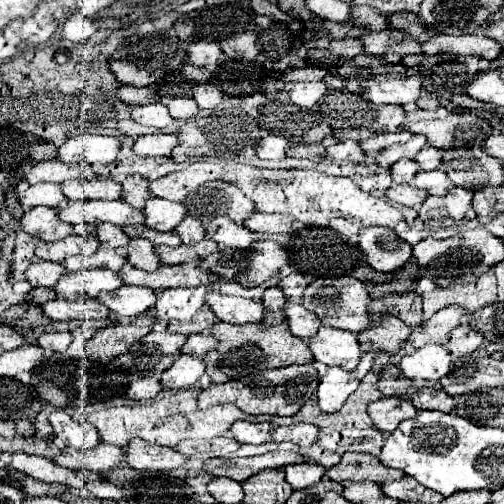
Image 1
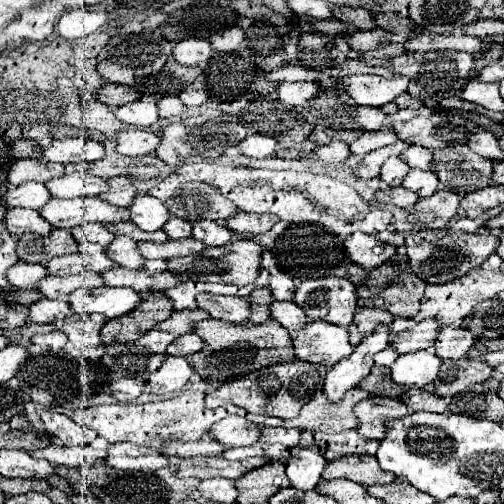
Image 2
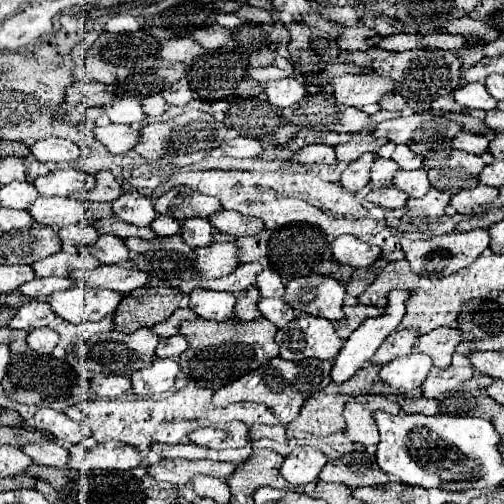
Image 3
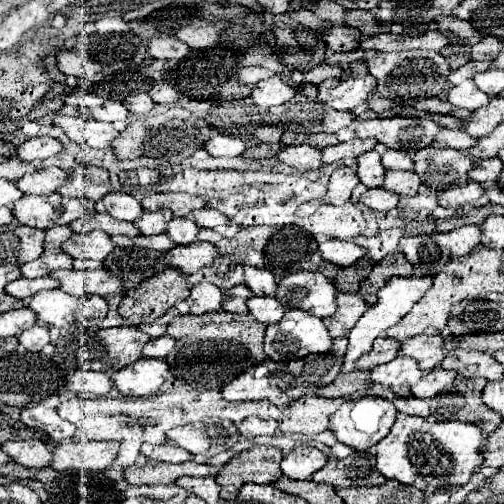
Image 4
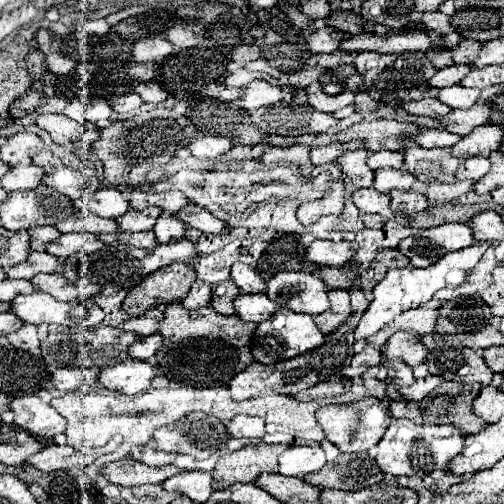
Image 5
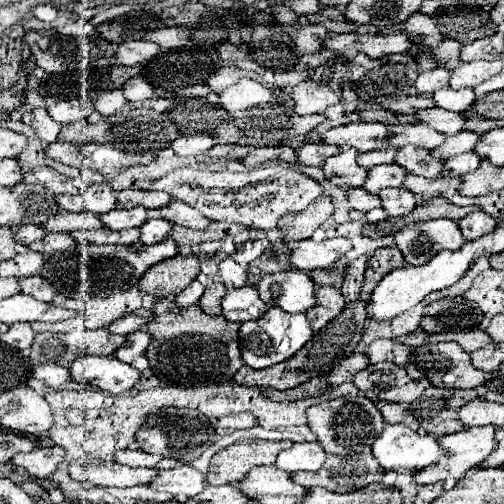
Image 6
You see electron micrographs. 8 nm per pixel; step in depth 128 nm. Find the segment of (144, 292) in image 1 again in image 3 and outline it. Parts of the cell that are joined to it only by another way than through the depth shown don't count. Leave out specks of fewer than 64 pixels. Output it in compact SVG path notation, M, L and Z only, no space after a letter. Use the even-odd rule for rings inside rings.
M68 288L62 292L52 292L46 296L52 312L66 322L84 324L98 322L104 316L116 312L122 296L114 290L96 290L96 288Z

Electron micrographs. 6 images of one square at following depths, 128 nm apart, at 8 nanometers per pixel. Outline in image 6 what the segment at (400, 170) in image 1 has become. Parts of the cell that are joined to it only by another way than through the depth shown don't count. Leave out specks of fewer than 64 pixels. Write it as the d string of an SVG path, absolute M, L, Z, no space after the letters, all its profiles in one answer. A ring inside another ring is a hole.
M342 148L336 156L326 158L326 162L322 166L324 176L340 188L364 184L366 170L356 164L356 158L358 158L356 148Z

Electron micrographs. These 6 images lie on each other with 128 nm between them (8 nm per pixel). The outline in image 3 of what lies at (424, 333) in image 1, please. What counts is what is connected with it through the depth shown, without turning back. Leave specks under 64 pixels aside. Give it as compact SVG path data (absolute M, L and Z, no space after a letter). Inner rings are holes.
M396 330L392 332L384 344L376 350L376 354L372 356L372 364L386 364L390 360L394 360L396 356L402 354L410 354L414 350L414 342L418 338L416 330Z

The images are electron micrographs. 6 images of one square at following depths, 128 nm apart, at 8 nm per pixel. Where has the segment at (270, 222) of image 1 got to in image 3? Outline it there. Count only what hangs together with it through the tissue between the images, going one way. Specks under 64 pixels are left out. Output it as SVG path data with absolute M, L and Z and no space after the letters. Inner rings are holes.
M220 210L220 212L212 214L208 220L214 224L214 228L218 232L232 234L232 236L254 236L254 234L262 232L262 228L264 228L262 220L252 218L252 216L242 216L232 210L230 212Z

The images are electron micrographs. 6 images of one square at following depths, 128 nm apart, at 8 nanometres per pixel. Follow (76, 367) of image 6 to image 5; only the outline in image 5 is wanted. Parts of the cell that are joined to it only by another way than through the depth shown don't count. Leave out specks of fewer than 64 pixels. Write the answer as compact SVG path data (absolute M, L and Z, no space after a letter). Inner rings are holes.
M124 360L120 364L100 368L98 380L104 388L108 388L112 392L134 396L138 392L148 390L154 376L156 376L154 368L148 362Z

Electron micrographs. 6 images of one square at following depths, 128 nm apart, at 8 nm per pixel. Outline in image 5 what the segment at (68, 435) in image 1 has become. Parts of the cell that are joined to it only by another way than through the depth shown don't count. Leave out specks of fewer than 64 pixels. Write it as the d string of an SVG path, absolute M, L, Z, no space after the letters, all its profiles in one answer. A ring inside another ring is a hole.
M34 394L12 398L10 410L14 412L14 424L32 436L52 438L62 434L66 428L66 420L50 404L42 402Z

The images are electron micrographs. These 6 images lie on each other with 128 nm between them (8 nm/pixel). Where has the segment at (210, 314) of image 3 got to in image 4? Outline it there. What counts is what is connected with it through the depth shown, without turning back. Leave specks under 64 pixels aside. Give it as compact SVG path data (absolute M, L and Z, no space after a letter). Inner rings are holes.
M200 282L190 288L190 296L186 298L192 314L206 314L222 310L222 290L210 282Z

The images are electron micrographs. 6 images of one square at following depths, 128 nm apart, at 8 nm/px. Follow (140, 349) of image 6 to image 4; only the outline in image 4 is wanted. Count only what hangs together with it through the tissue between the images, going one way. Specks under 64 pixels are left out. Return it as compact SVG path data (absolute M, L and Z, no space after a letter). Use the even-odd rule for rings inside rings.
M170 336L152 338L152 340L144 346L144 358L164 358L174 346L176 346L176 340L170 338Z

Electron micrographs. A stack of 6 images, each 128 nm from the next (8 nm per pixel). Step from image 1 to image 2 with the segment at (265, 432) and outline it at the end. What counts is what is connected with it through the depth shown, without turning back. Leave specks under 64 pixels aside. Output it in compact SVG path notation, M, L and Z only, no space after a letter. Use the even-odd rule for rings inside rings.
M230 416L230 418L216 422L210 428L210 436L226 448L234 448L234 446L250 446L258 442L260 430L254 422L242 416Z

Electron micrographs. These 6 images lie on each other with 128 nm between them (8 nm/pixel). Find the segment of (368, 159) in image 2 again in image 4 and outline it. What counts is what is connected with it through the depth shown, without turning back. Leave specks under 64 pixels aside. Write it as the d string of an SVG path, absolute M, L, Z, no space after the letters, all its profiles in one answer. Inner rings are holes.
M340 166L334 170L330 182L328 182L328 192L322 204L332 204L332 206L342 206L350 200L352 190L356 188L358 178L356 178L356 166Z

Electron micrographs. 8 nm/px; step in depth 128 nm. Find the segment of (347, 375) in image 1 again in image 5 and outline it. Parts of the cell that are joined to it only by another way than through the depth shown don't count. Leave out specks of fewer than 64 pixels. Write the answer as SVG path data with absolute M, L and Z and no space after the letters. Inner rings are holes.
M480 242L480 244L472 244L468 248L462 248L462 250L456 250L456 252L448 252L446 256L442 256L436 264L428 266L428 268L396 268L396 270L390 270L382 282L378 282L374 286L374 300L370 302L368 310L362 314L360 318L360 324L354 332L356 340L360 338L370 338L374 336L382 326L386 326L392 318L396 318L398 314L410 310L410 308L418 308L422 304L426 304L436 290L440 288L458 288L466 282L468 274L472 272L472 268L478 264L478 260L482 258L482 254L488 250L488 242Z

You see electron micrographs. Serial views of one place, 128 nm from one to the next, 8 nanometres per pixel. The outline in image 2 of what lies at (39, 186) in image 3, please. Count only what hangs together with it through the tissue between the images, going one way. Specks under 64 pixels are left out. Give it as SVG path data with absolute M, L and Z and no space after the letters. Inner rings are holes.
M72 172L64 174L60 178L52 178L46 182L46 188L52 196L58 198L80 198L80 196L98 196L108 188L108 184L102 178L96 178L90 174L90 180L84 172Z

